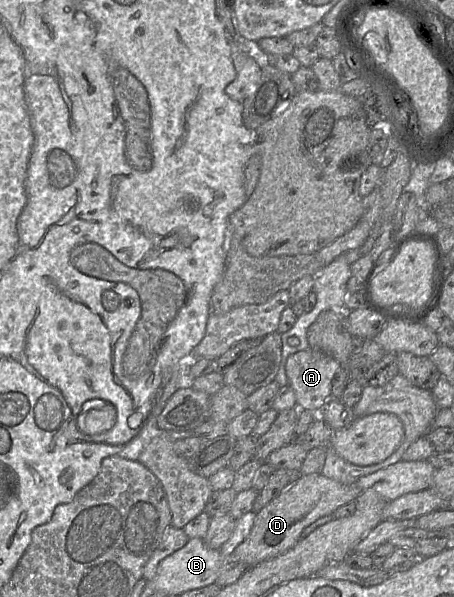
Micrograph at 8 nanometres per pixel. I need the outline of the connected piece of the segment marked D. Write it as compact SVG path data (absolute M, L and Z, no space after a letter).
M322 473L302 475L256 514L249 536L226 561L241 562L250 568L284 554L297 544L306 527L323 516L333 514L339 507L356 501L361 492L356 484L346 485Z

